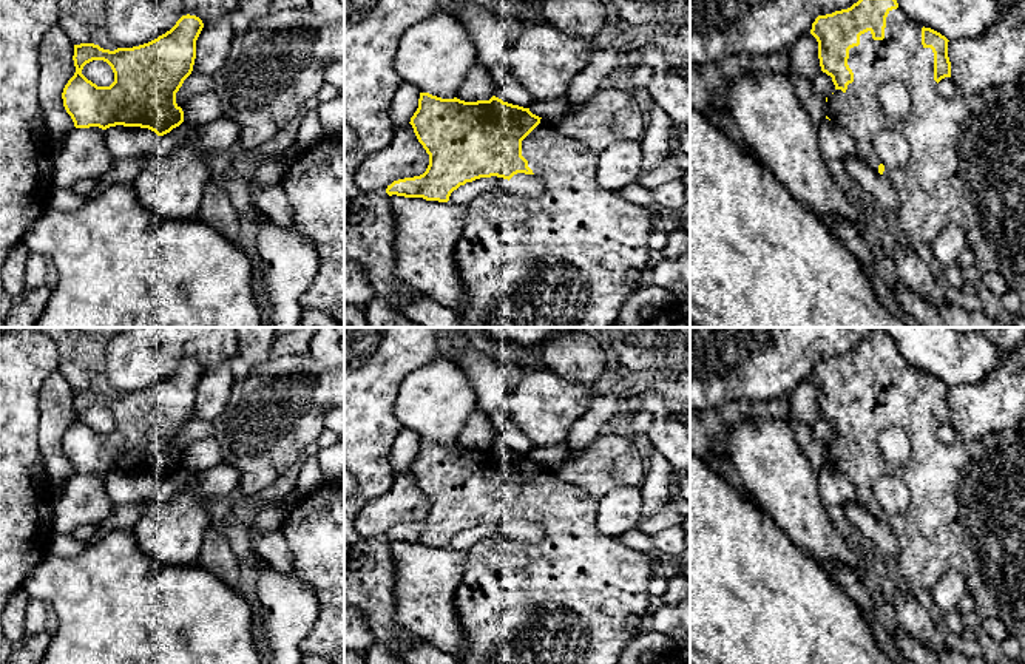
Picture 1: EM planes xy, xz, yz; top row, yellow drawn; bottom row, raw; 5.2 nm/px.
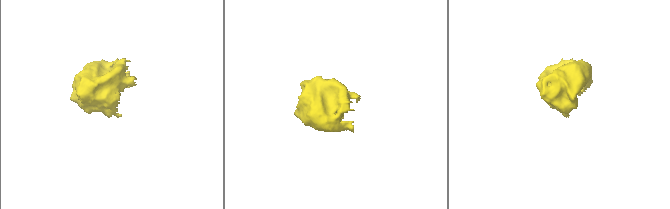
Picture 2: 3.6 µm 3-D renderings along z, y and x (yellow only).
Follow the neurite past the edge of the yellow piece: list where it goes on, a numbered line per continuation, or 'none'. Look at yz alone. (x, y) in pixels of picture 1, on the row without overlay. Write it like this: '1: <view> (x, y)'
1: yz (967, 511)

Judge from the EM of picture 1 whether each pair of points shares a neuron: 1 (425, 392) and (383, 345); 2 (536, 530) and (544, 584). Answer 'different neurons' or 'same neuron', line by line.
1: different neurons
2: different neurons

